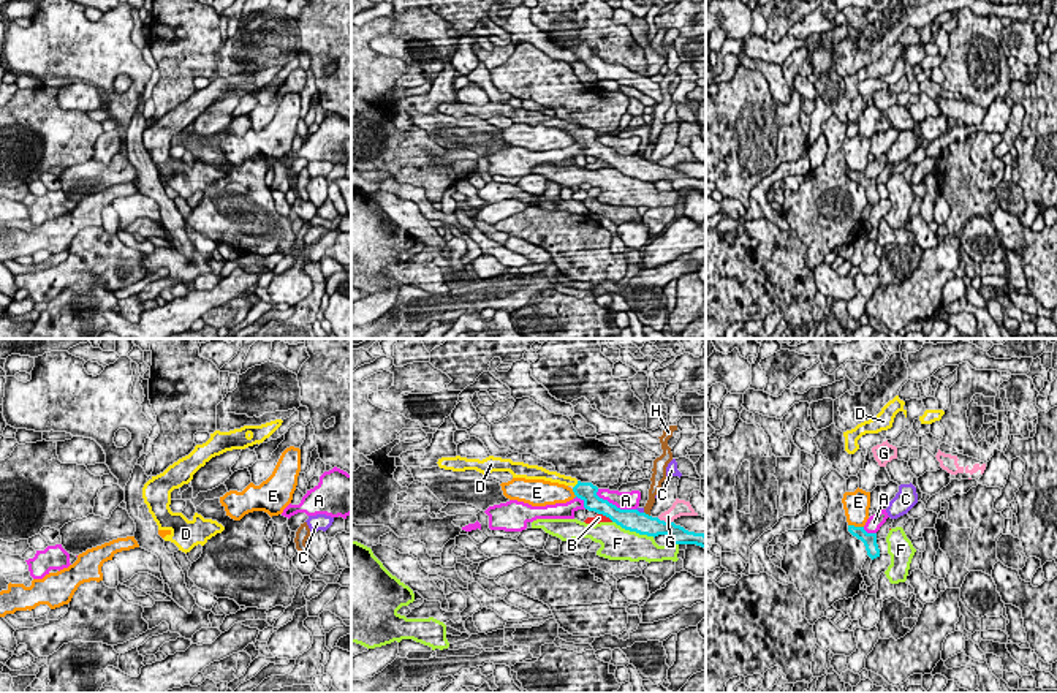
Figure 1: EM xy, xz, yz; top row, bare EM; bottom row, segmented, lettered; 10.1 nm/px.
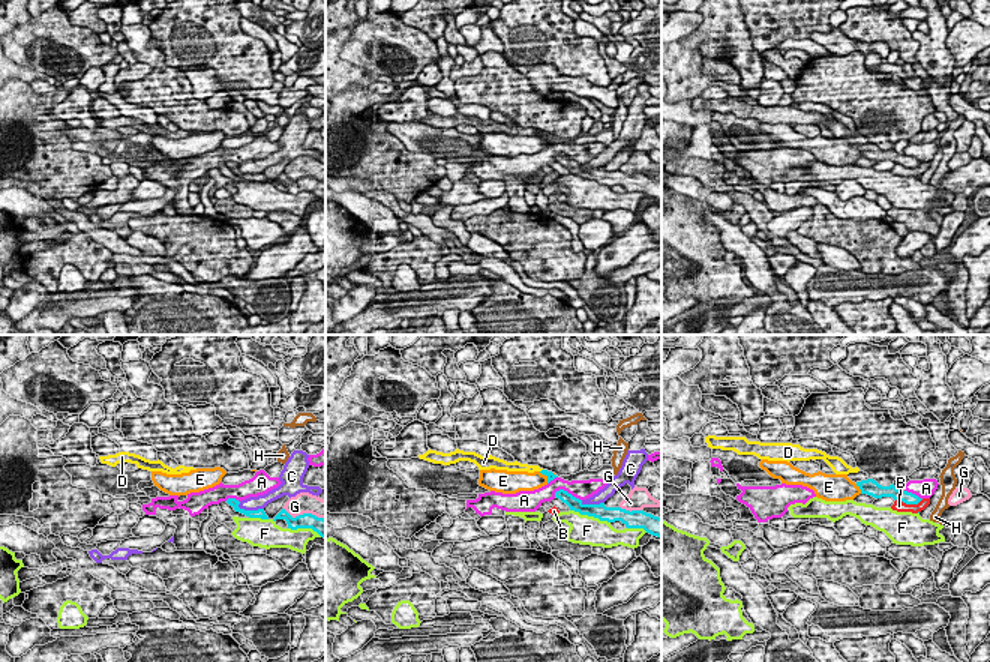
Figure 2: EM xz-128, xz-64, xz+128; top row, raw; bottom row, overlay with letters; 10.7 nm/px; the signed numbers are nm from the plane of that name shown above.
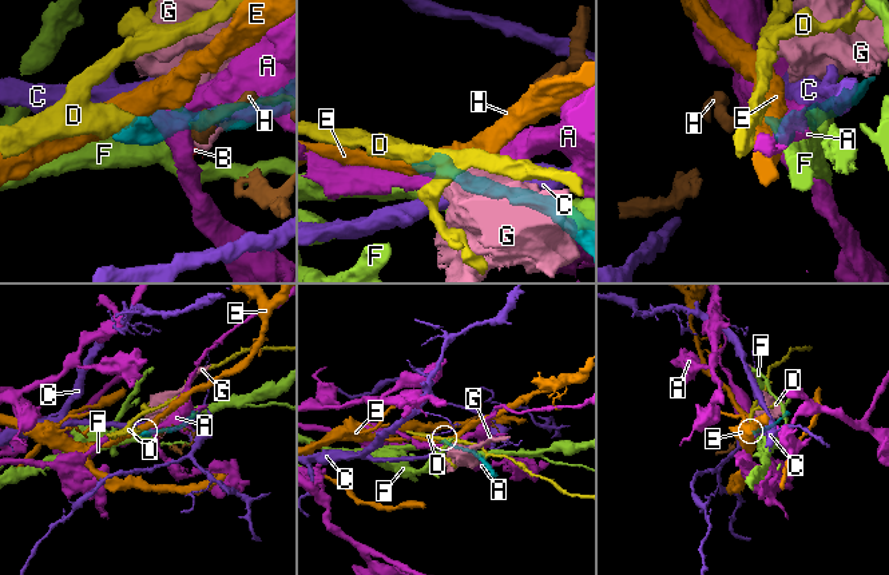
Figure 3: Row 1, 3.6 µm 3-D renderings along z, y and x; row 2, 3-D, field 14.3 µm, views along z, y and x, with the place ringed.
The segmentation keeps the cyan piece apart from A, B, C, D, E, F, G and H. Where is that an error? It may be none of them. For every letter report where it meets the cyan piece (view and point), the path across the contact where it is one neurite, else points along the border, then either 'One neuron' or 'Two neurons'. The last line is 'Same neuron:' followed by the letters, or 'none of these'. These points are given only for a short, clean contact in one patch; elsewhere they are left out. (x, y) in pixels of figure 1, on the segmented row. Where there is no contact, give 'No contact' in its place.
A: Touches cyan at xz (614, 505). Two neurons
B: Touches cyan at xz (606, 516). Boundary: xz (598, 513), (613, 521). Two neurons
C: Touches cyan at xz (638, 511). Two neurons
D: Touches cyan at xz (576, 484). Path across: xz (586, 491), (576, 484), (554, 477). One neuron
E: Touches cyan at yz (856, 527). Two neurons
F: Touches cyan at xz (633, 530). Two neurons
G: Touches cyan at xz (663, 521). Two neurons
H: Touches cyan at xz (647, 515). Boundary: xz (644, 511), (649, 516). Two neurons
Same neuron: D

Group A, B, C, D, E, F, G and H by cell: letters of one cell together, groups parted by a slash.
A / B H / C / D / E / F / G

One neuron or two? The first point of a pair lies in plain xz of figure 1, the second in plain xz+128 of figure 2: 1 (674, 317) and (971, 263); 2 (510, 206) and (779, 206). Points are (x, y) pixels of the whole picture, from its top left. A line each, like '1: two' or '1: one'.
1: one
2: two

